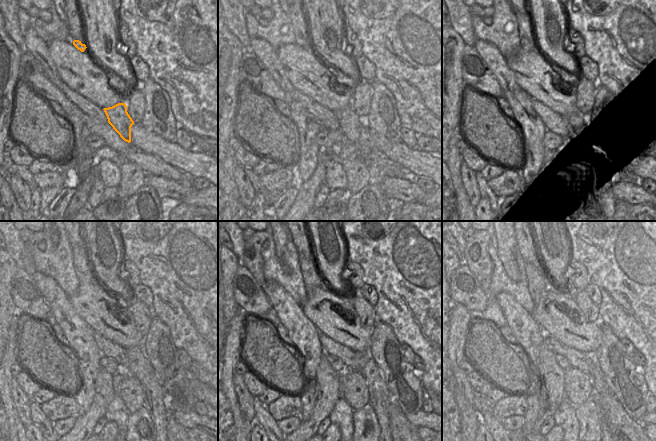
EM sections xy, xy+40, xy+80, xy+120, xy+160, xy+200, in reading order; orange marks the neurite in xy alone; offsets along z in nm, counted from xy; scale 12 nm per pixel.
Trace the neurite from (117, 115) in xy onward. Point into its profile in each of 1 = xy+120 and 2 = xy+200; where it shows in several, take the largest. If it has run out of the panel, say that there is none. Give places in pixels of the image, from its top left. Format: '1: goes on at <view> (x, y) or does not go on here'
1: goes on at xy+120 (156, 400)
2: goes on at xy+200 (599, 385)

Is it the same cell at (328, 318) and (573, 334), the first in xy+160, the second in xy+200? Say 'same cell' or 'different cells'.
same cell

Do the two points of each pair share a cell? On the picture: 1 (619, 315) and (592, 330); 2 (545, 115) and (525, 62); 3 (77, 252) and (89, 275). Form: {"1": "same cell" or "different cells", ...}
{"1": "different cells", "2": "different cells", "3": "same cell"}

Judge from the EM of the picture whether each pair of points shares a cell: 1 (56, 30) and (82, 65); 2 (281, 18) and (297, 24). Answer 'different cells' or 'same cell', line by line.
1: different cells
2: different cells

